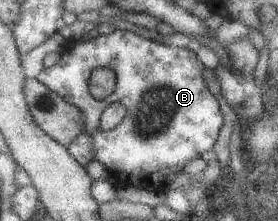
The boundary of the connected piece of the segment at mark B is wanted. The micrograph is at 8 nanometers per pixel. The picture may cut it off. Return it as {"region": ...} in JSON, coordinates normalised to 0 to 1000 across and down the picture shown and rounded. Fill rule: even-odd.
{"region":[[[410,131],[313,181],[234,181],[212,244],[212,271],[191,299],[155,303],[129,357],[291,502],[299,593],[324,606],[338,724],[378,751],[410,824],[558,873],[583,864],[597,819],[647,783],[680,719],[763,670],[802,538],[777,443],[730,376],[723,335],[734,299],[694,231],[568,195],[471,140]],[[406,462],[450,489],[450,520],[399,588],[363,588],[356,525]]]}

